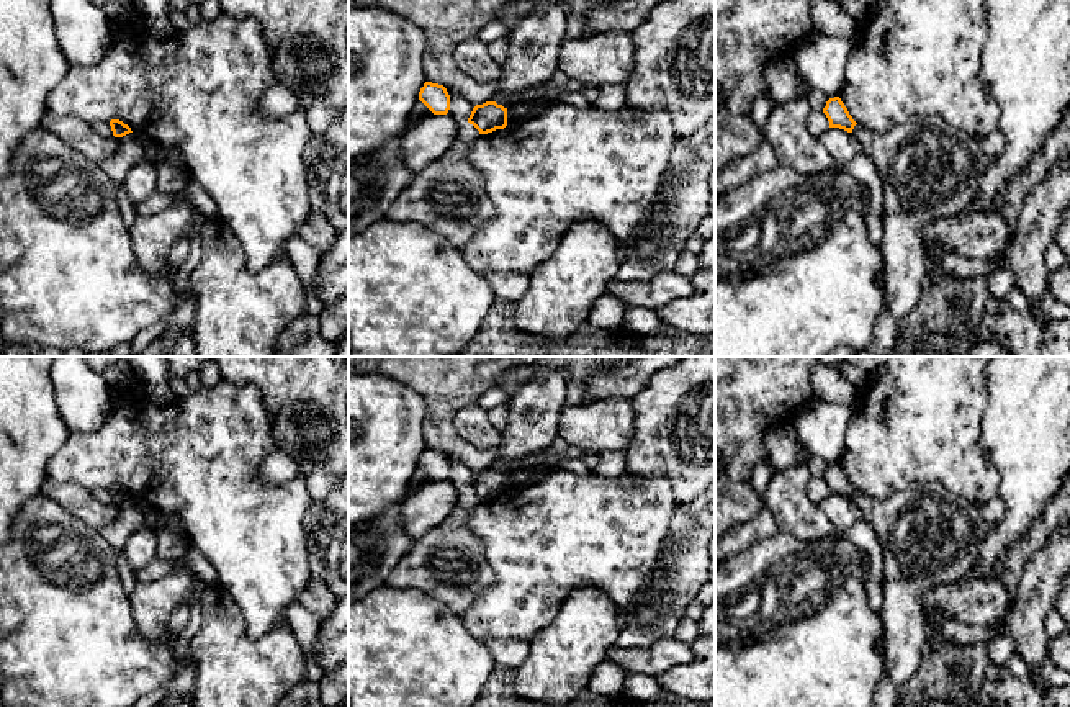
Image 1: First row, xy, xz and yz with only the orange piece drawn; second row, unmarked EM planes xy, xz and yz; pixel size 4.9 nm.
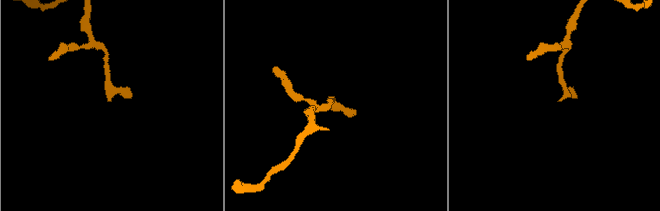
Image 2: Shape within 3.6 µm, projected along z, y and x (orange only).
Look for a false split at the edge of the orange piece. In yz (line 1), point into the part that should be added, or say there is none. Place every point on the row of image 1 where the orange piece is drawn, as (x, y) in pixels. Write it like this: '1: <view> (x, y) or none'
1: none

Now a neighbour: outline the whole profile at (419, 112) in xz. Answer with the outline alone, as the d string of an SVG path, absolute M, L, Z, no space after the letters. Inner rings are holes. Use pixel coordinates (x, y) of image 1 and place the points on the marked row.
M417 100L411 110L409 118L407 118L406 131L430 116L434 116L434 113L420 100Z

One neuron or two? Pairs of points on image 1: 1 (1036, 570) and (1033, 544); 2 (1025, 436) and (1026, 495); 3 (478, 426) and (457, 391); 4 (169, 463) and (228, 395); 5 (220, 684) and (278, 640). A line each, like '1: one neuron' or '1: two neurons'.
1: two neurons
2: one neuron
3: two neurons
4: one neuron
5: one neuron

